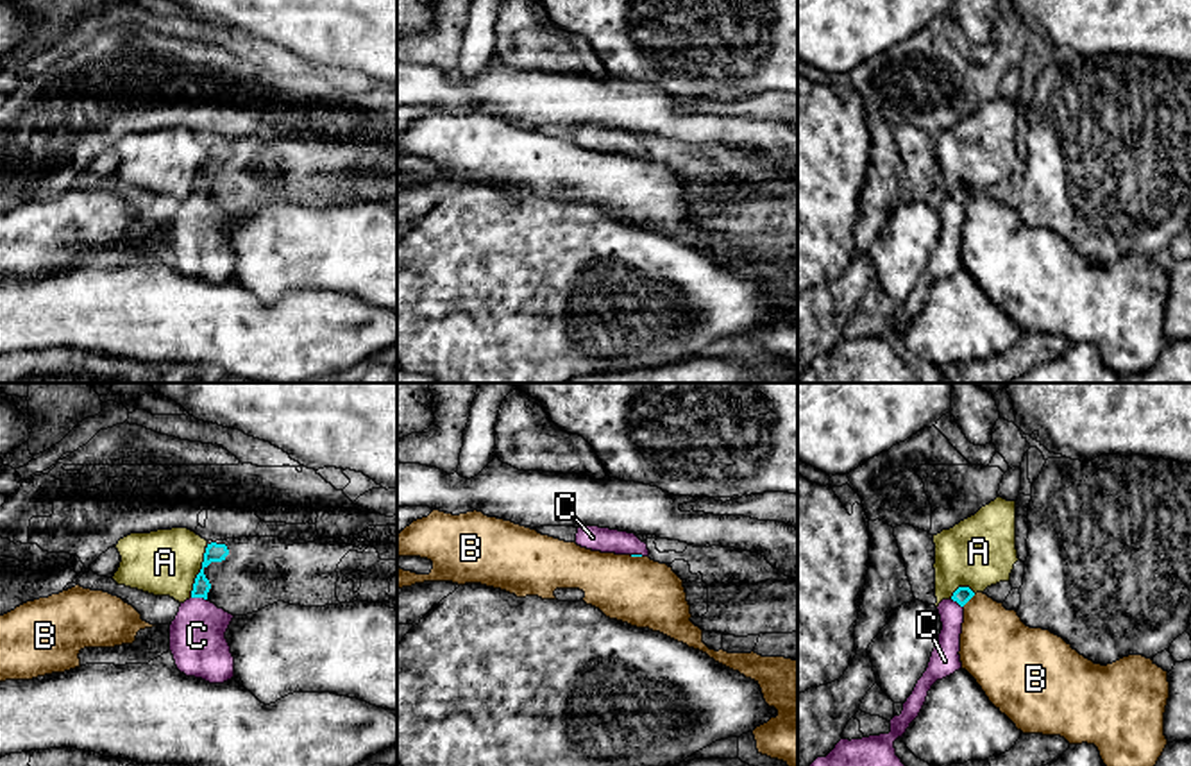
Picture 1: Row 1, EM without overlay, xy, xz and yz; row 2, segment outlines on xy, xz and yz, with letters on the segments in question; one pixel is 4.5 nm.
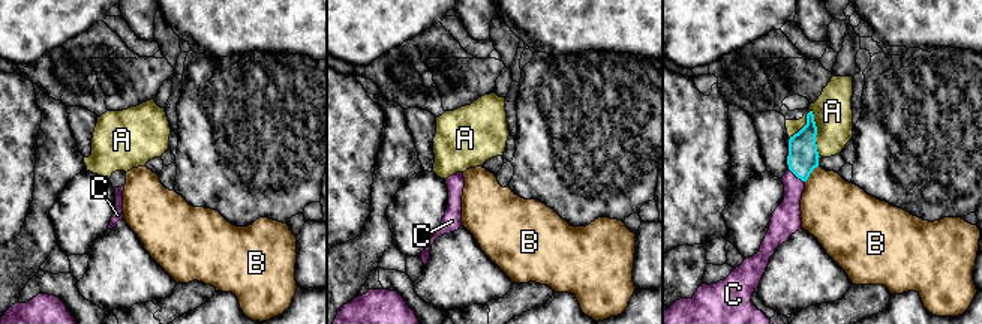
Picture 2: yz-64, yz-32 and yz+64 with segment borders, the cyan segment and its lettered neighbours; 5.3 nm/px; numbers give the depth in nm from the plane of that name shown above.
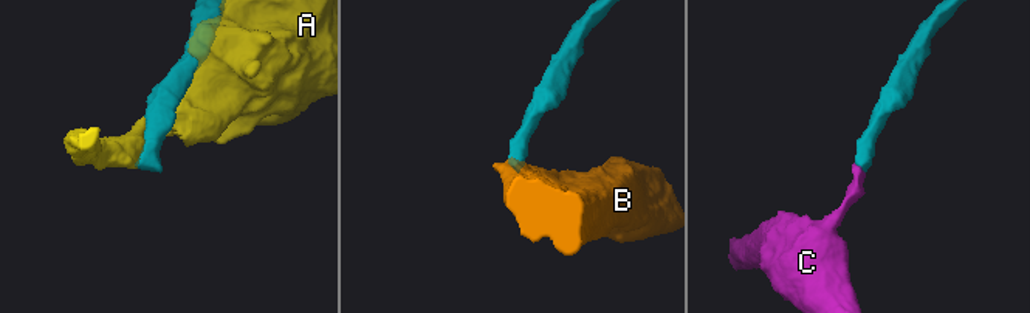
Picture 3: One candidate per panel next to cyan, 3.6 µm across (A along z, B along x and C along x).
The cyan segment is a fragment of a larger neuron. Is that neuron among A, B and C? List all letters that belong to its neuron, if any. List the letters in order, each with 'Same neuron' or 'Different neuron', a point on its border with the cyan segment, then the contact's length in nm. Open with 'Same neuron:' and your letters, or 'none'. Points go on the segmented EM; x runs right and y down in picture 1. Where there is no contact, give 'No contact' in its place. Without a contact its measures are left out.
Same neuron: C
A: Different neuron. Touches cyan at xy (199, 573). Shared border 240 nm
B: Different neuron. Touches cyan at yz (968, 600). Shared border 80 nm
C: Same neuron. Touches cyan at xy (199, 596). Shared border 70 nm

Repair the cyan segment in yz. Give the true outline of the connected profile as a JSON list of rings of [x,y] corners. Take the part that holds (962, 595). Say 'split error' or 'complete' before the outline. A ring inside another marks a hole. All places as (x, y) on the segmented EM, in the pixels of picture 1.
split error; [[[959,587],[950,600],[939,603],[937,610],[942,623],[939,641],[926,671],[903,703],[901,714],[889,721],[891,732],[851,741],[840,739],[826,757],[817,757],[810,766],[905,766],[896,755],[894,741],[903,737],[910,723],[919,716],[932,685],[962,668],[959,651],[964,605],[973,596],[975,592],[969,587]]]

